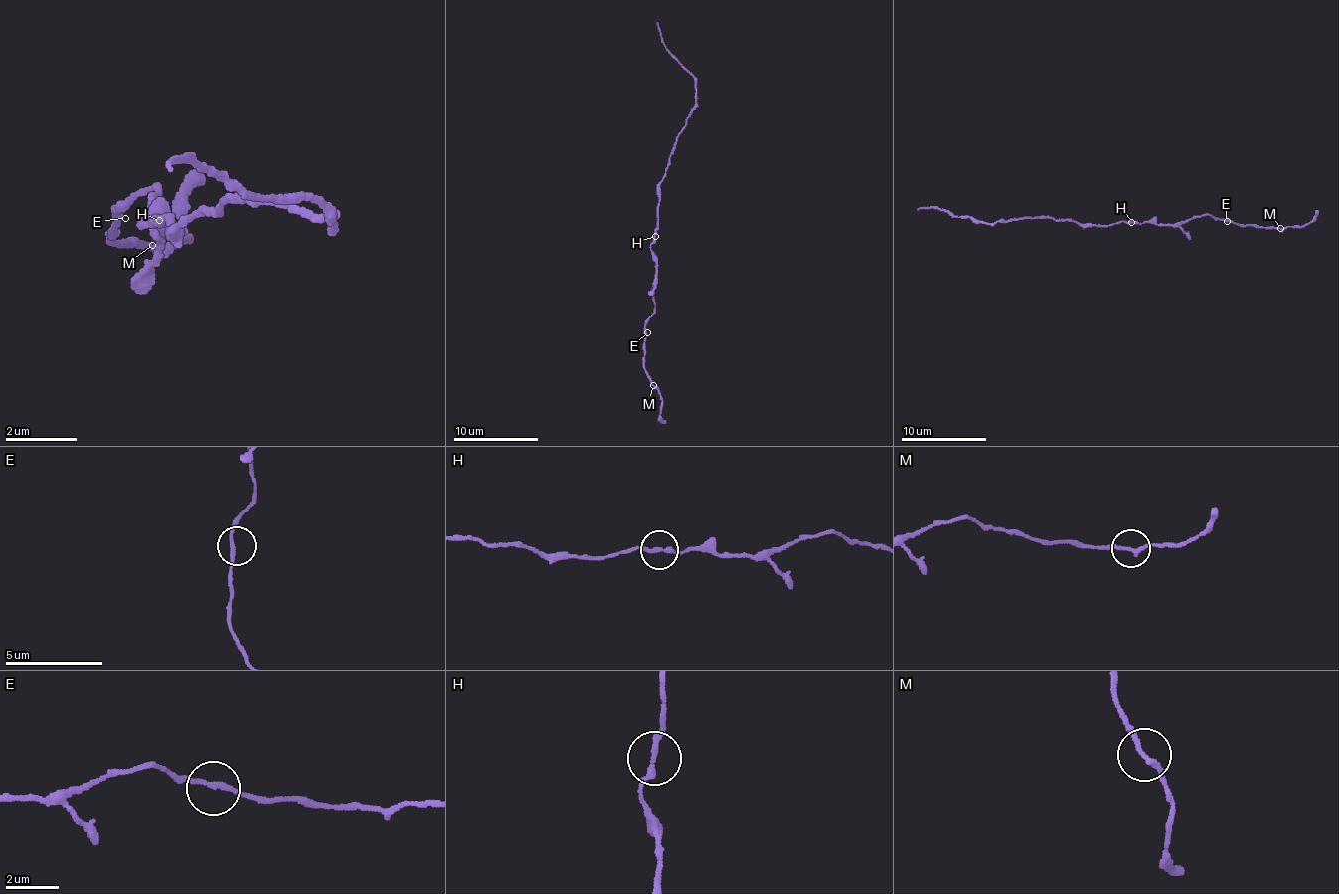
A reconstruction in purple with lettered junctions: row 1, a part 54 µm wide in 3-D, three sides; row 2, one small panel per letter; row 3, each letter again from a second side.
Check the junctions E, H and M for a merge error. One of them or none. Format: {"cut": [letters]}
{"cut": []}

